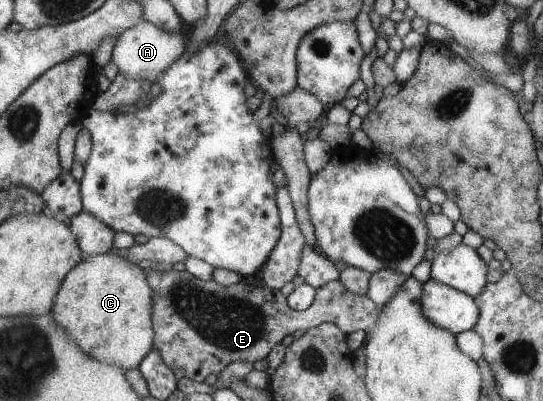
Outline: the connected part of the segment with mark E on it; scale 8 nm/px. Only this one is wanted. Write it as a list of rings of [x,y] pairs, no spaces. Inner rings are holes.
[[[149,268],[144,271],[146,271],[146,281],[154,295],[154,300],[151,301],[151,324],[155,333],[156,351],[159,351],[164,365],[173,372],[178,368],[183,369],[184,377],[196,383],[202,383],[204,377],[210,373],[218,376],[220,371],[232,361],[264,360],[274,345],[280,344],[283,337],[291,335],[296,329],[304,331],[319,323],[330,322],[339,326],[348,335],[353,331],[367,331],[381,312],[380,307],[370,301],[368,296],[350,293],[339,279],[316,288],[312,303],[304,311],[298,311],[287,304],[287,298],[280,294],[280,290],[271,290],[268,286],[258,287],[246,281],[237,281],[231,286],[221,286],[214,280],[200,281],[200,278],[194,277],[186,270],[179,272],[172,268],[165,272],[157,272]]]

